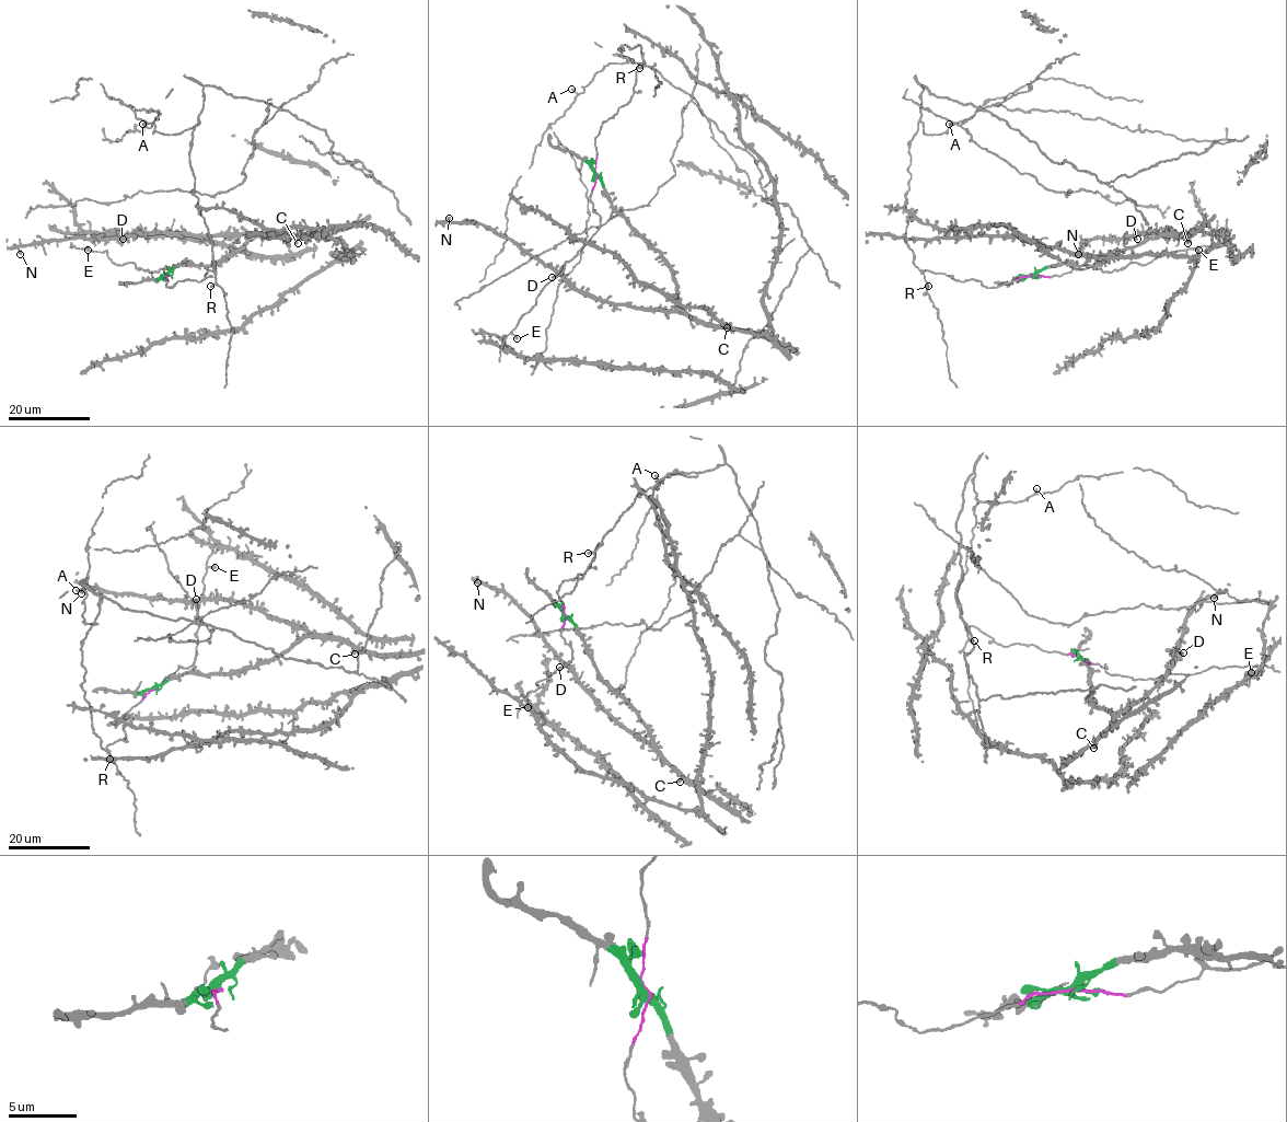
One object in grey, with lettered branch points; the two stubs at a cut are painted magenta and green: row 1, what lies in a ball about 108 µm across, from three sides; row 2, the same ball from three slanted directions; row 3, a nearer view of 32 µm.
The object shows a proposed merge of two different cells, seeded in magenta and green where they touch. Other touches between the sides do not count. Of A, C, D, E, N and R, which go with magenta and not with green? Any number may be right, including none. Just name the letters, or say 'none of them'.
A, E, R

